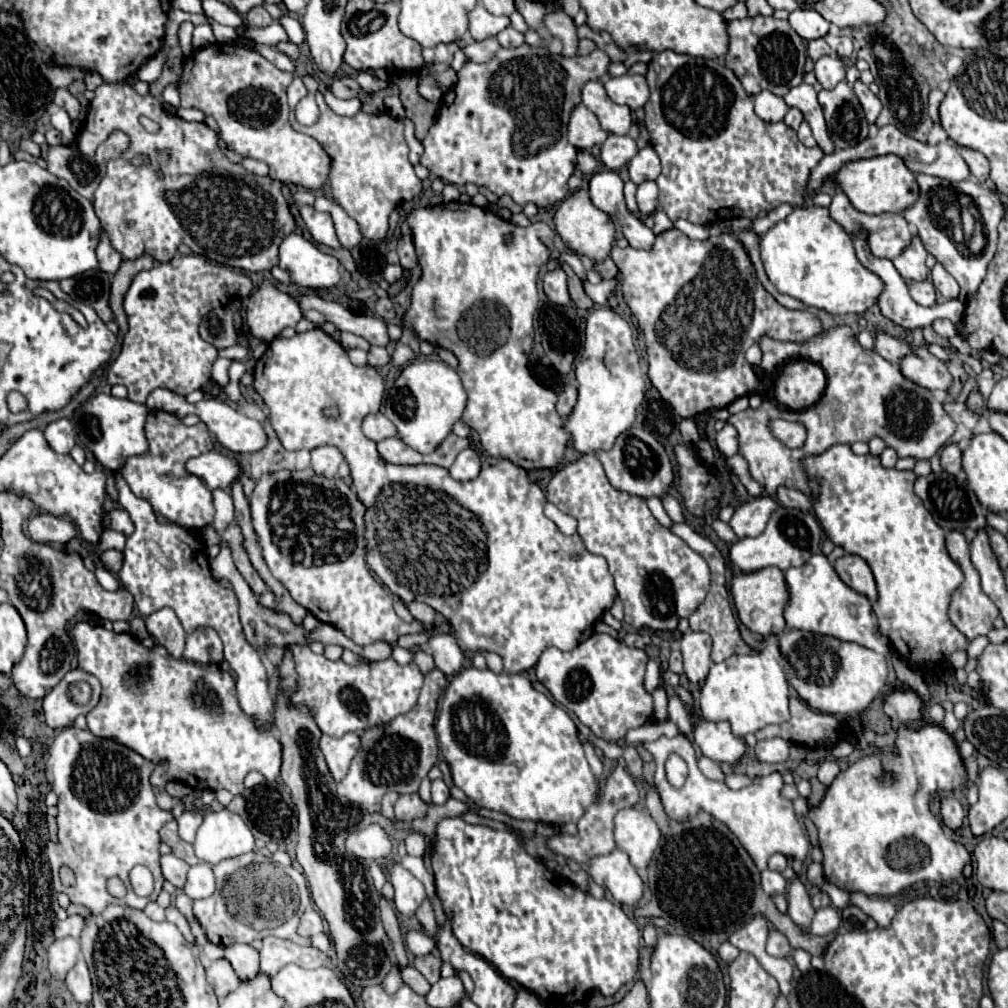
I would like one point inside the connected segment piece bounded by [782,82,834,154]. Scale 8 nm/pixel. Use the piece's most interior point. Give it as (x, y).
(803, 97)

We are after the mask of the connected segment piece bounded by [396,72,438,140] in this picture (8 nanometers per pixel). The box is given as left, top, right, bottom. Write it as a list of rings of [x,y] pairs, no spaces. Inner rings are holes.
[[[416,72],[398,76],[396,84],[400,86],[400,100],[402,100],[404,108],[406,108],[406,118],[410,118],[414,122],[416,138],[422,140],[428,134],[428,130],[430,130],[430,126],[432,126],[432,122],[436,118],[438,104],[428,102],[418,94],[418,90],[416,90],[418,78],[412,76],[412,74],[416,74]]]

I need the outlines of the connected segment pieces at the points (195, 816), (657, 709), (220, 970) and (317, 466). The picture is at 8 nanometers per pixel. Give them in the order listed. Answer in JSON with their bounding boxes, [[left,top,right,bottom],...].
[[178,810,204,842],[652,688,670,722],[206,958,240,998],[312,446,344,478]]

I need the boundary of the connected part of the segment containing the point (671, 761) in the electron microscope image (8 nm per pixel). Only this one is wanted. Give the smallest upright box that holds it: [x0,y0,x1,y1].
[666,754,688,786]

